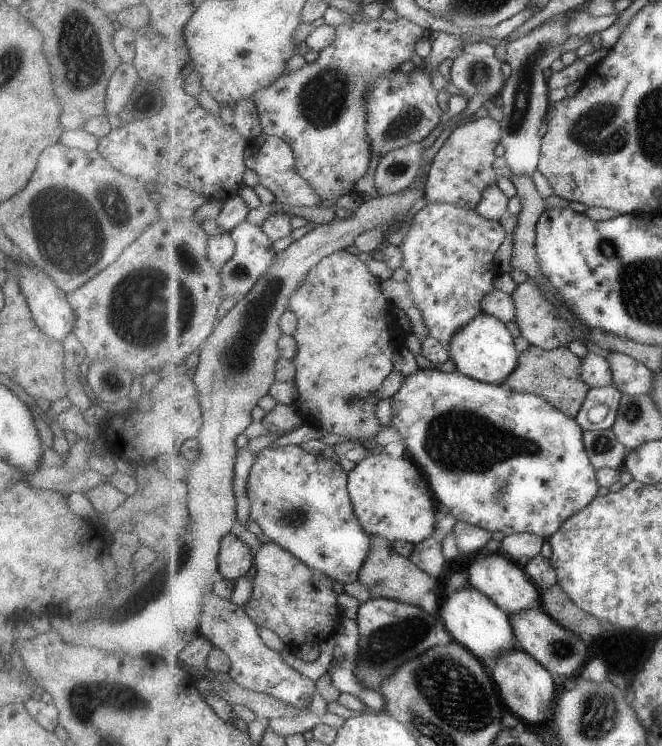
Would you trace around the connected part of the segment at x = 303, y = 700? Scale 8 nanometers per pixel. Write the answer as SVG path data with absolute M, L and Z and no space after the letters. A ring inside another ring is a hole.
M216 594L207 596L203 600L199 634L205 635L215 647L230 656L232 669L229 675L243 688L254 693L266 694L267 697L279 699L284 704L291 704L296 708L307 708L313 702L313 696L317 692L315 681L291 668L281 658L280 652L275 652L265 644L259 634L258 623L247 614L245 607L237 606L230 599L222 599Z

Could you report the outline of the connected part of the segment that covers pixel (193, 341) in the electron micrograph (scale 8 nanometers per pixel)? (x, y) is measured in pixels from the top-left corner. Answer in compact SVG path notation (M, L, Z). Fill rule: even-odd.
M190 215L159 218L147 226L143 234L115 258L115 262L97 272L77 290L65 294L75 317L72 332L83 346L87 364L107 358L143 384L162 370L181 370L193 365L204 342L220 323L217 314L223 304L221 267L215 266L207 254L209 238L201 221L195 222Z

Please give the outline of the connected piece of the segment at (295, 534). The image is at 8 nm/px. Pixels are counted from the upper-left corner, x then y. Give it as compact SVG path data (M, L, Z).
M289 445L262 449L256 455L246 482L250 518L262 529L267 541L280 544L307 566L325 572L342 585L359 581L361 568L373 550L371 535L363 528L354 509L348 489L349 477L350 473L343 470L337 460L307 452L299 445Z

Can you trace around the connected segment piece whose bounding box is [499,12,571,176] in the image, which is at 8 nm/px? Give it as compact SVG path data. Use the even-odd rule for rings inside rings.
M565 12L555 18L549 18L539 28L508 44L506 61L511 67L511 75L501 90L499 102L504 113L500 122L501 144L505 145L507 150L504 160L510 167L512 175L533 176L535 170L538 170L544 137L541 136L541 126L551 106L548 100L547 80L542 72L565 53L561 45L571 36L567 28L569 17L570 14Z

